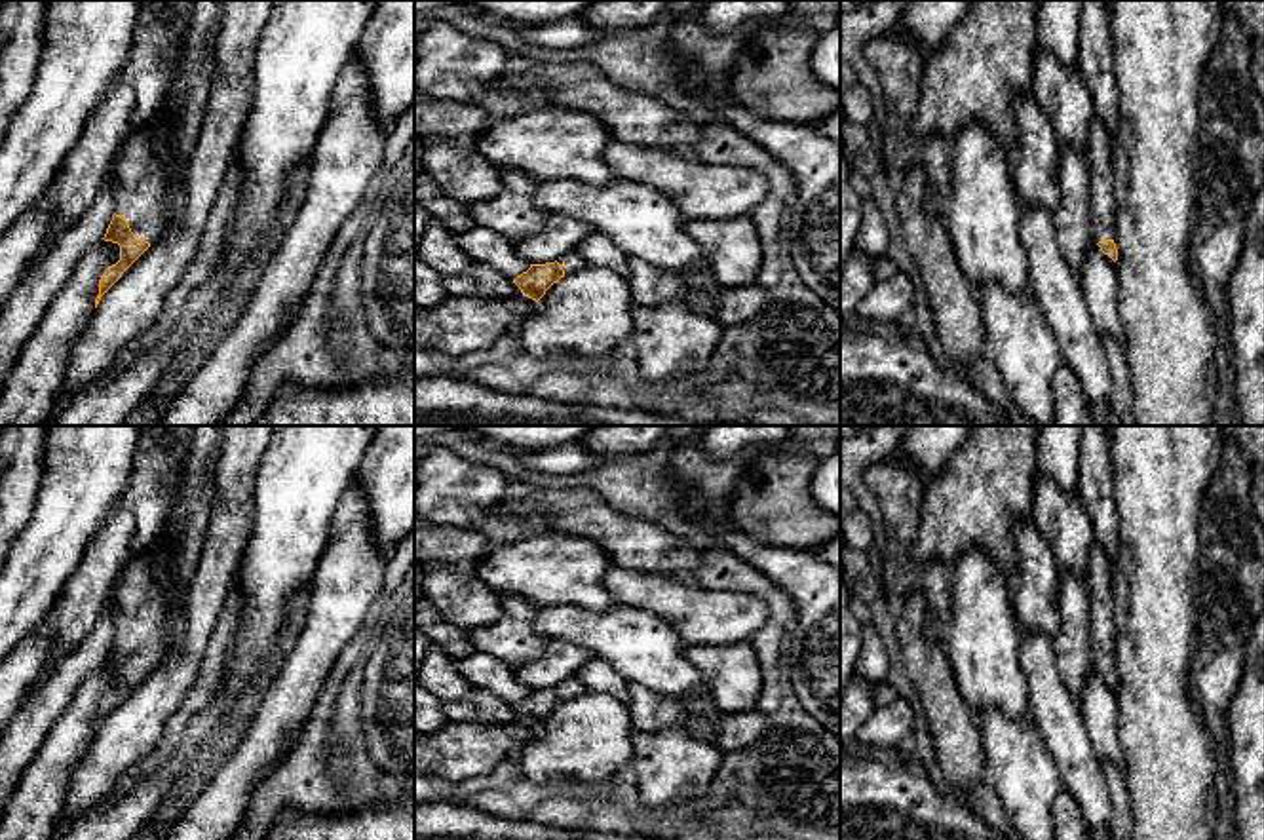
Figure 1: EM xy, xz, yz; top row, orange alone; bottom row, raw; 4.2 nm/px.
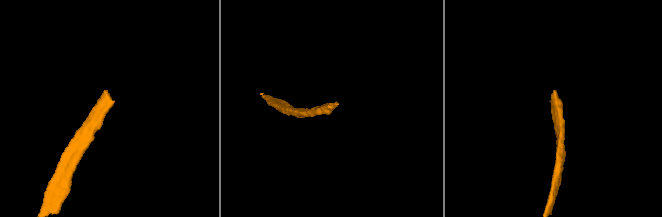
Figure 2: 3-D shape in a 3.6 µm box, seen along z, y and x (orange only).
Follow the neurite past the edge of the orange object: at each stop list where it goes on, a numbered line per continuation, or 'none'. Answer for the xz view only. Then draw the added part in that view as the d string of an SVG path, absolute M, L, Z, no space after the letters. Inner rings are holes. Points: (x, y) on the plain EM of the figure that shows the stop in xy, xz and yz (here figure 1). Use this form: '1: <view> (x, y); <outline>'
1: xz (571, 688); M574 677L563 680L557 688L563 692L565 699L580 697L587 692Z

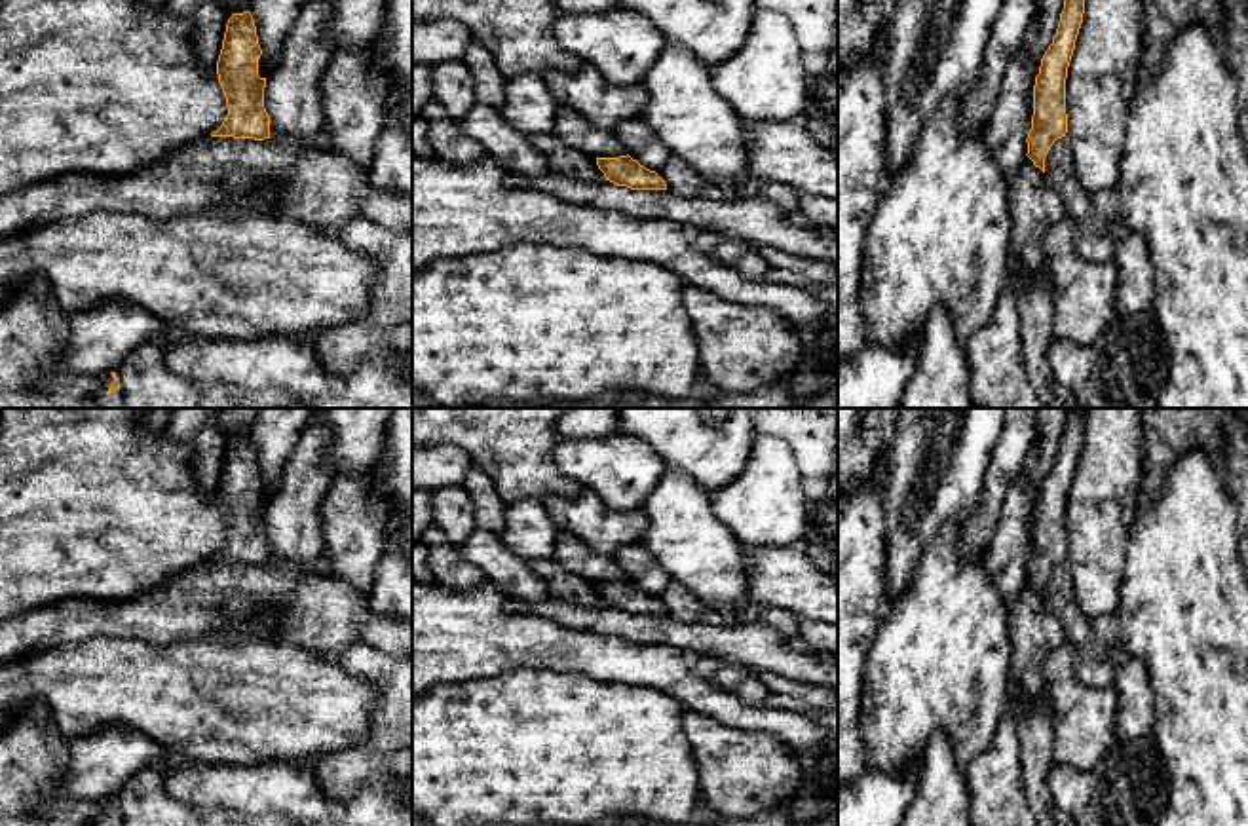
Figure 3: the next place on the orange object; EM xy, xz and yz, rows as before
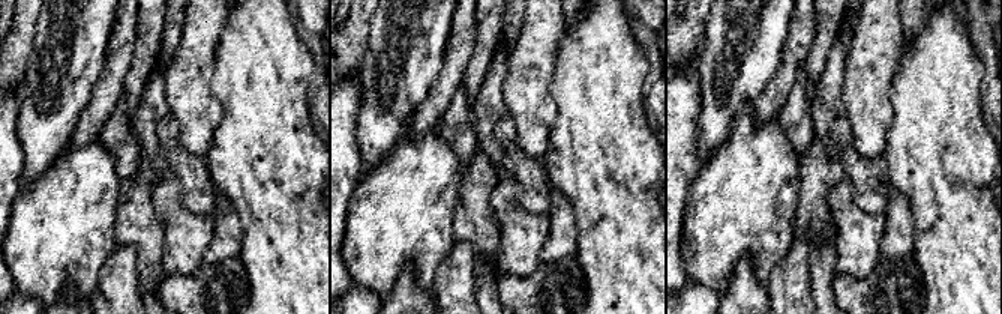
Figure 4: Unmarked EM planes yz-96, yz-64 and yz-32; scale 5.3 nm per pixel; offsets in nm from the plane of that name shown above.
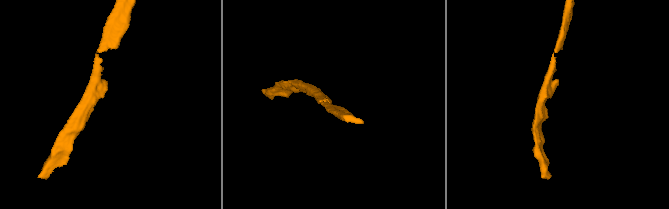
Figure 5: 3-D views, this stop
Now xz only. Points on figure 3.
none

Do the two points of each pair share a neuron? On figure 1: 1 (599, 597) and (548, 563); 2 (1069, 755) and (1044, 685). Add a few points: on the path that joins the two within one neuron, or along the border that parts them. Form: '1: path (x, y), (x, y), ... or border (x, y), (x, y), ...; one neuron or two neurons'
1: path (586, 590), (561, 569); one neuron
2: path (1067, 738), (1052, 702); one neuron

